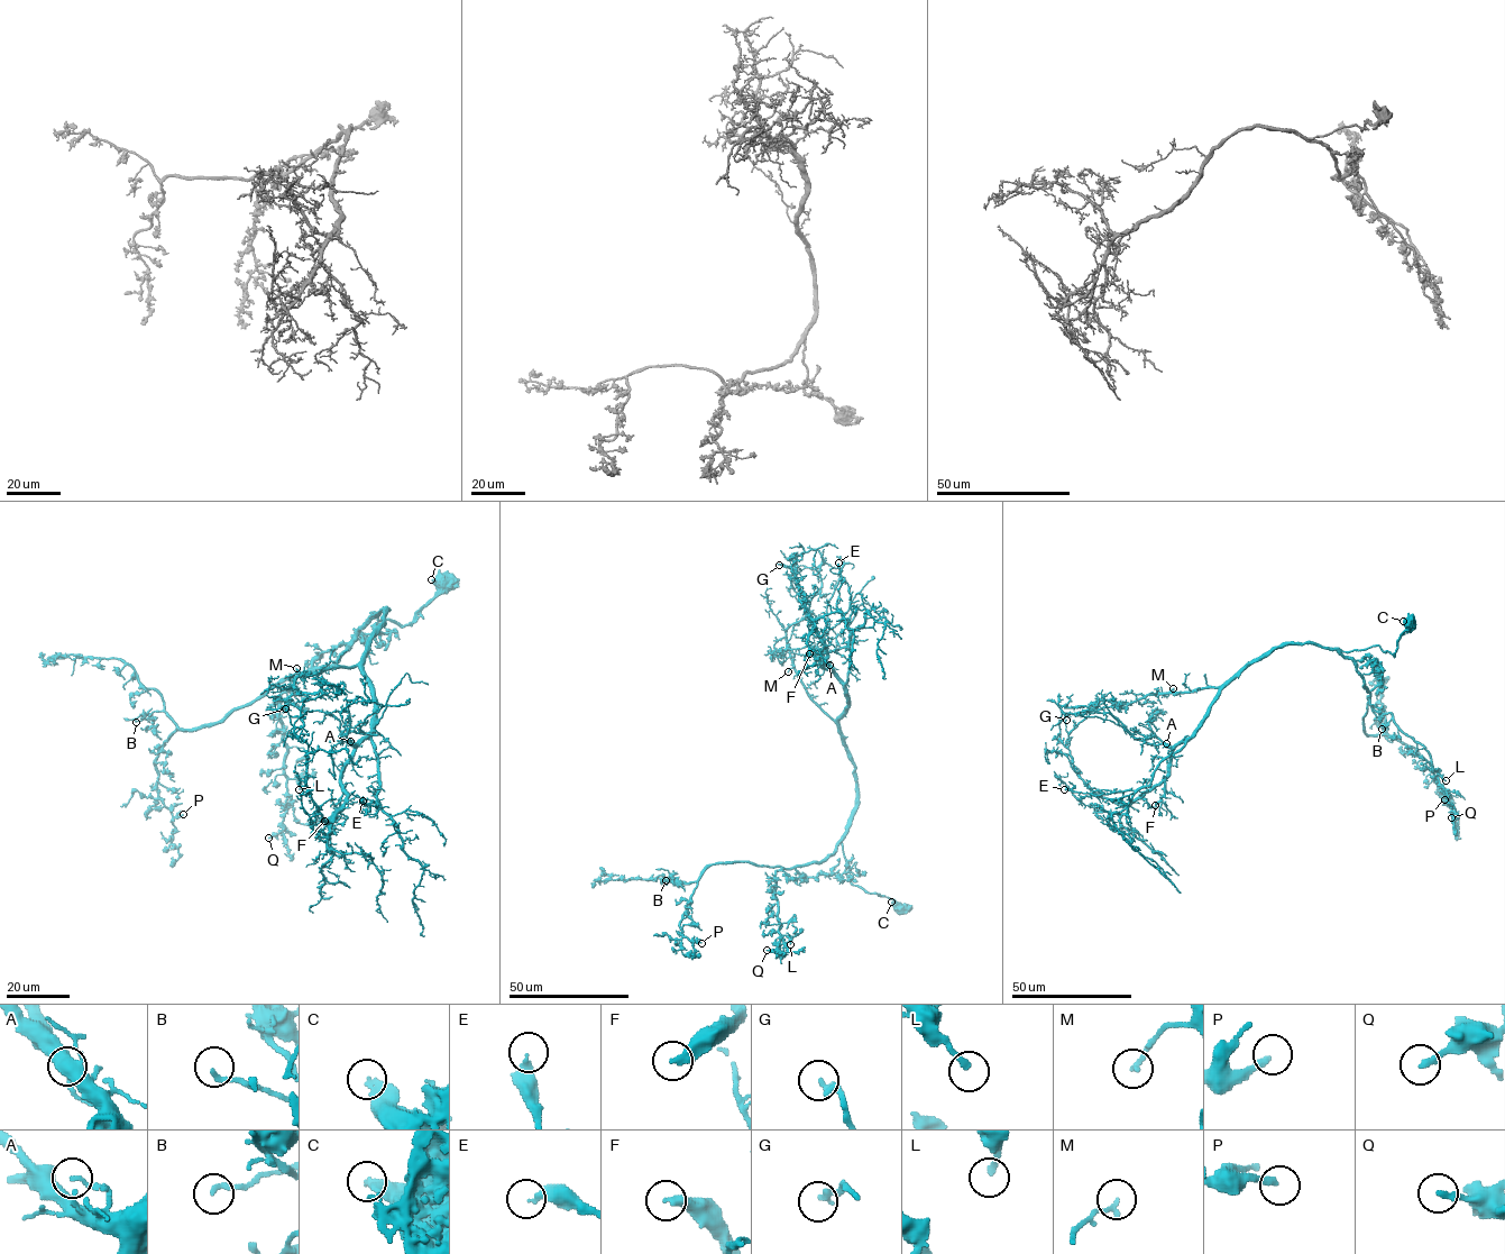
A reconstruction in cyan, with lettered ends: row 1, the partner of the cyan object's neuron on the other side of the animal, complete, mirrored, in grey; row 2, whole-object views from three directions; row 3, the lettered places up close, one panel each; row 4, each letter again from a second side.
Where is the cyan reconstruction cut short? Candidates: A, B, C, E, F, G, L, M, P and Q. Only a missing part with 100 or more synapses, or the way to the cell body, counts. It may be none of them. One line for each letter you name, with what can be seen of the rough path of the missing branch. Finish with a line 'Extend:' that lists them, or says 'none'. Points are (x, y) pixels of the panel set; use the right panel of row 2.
F: (1155, 805), (1154, 809), (1159, 815), (1157, 833), (1176, 850), (1186, 852), (1195, 848), (1203, 859), (1199, 857)
Extend: F

